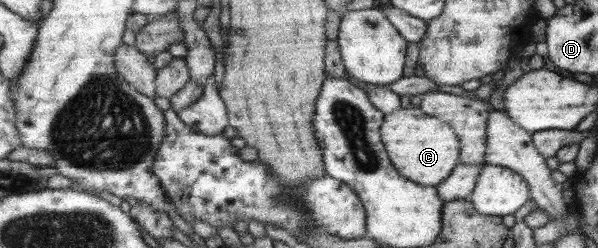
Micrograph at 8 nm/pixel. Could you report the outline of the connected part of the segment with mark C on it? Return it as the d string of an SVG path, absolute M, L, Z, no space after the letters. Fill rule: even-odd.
M399 108L384 115L380 136L396 170L402 176L427 187L436 187L448 178L460 161L460 138L444 120L421 111L421 108Z

